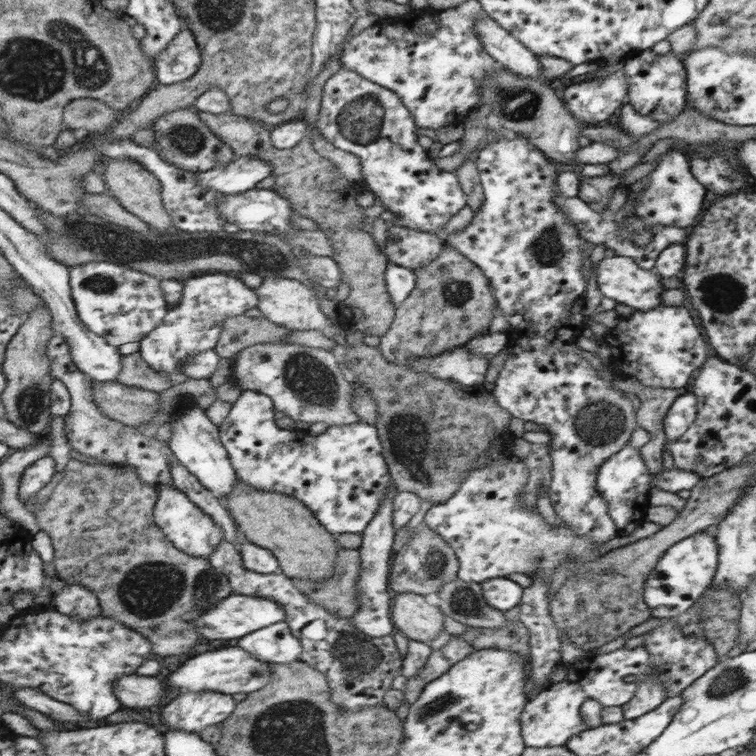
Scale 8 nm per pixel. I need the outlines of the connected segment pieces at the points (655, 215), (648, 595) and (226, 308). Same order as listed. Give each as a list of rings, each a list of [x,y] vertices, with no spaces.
[[[670,150],[658,158],[656,169],[649,174],[646,190],[636,196],[635,211],[630,215],[638,215],[648,225],[648,230],[632,236],[636,245],[644,247],[652,239],[654,225],[672,225],[680,228],[690,228],[700,220],[704,210],[704,200],[708,192],[705,187],[694,178],[688,157],[681,150]]]
[[[714,529],[698,532],[668,548],[650,572],[644,586],[644,601],[650,607],[651,616],[673,619],[694,607],[712,586],[719,558],[718,537]]]
[[[208,272],[195,276],[186,284],[186,295],[176,309],[168,313],[165,322],[153,330],[143,341],[140,351],[157,371],[182,373],[182,364],[192,362],[192,357],[215,350],[224,336],[226,323],[260,306],[260,293],[250,288],[244,280],[226,273]]]

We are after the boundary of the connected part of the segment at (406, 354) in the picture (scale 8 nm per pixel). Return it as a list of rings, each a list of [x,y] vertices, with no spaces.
[[[447,242],[436,260],[428,266],[412,270],[412,273],[416,277],[414,290],[396,306],[397,316],[392,328],[381,337],[379,345],[390,362],[404,366],[405,361],[414,356],[440,356],[446,350],[467,344],[478,332],[490,327],[497,300],[489,278],[477,263],[450,248]]]

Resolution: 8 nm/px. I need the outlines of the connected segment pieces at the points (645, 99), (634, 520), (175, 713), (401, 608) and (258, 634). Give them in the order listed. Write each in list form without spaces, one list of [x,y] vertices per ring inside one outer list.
[[[644,50],[631,54],[622,69],[629,78],[630,104],[643,116],[649,116],[662,124],[671,122],[685,109],[688,98],[688,71],[684,59],[674,53],[655,54]]]
[[[626,447],[622,454],[614,454],[608,458],[606,466],[602,466],[602,492],[600,495],[608,501],[608,512],[614,514],[613,522],[617,524],[619,536],[624,537],[634,530],[641,528],[646,520],[649,503],[650,471],[644,463],[644,458],[640,455],[640,449]]]
[[[222,691],[188,692],[165,706],[160,720],[167,731],[201,733],[210,725],[227,721],[238,704],[232,694]]]
[[[393,593],[391,619],[397,630],[420,642],[434,640],[444,632],[444,612],[440,606],[428,604],[424,595]]]
[[[288,621],[260,628],[238,639],[238,642],[238,646],[244,646],[258,659],[272,664],[299,662],[305,652],[302,639],[294,634]]]

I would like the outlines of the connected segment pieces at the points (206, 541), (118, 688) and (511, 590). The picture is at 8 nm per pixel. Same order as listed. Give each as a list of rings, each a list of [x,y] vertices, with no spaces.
[[[162,486],[161,497],[157,502],[156,519],[161,530],[165,532],[175,546],[192,557],[211,559],[224,540],[226,540],[222,526],[219,526],[188,494],[176,486]]]
[[[136,673],[120,678],[114,684],[114,691],[126,707],[152,708],[152,706],[160,706],[166,700],[168,687],[164,682],[166,678],[163,679],[162,675],[153,677]]]
[[[507,577],[482,582],[480,587],[488,604],[502,611],[510,610],[520,604],[525,594],[520,584],[516,584]]]

